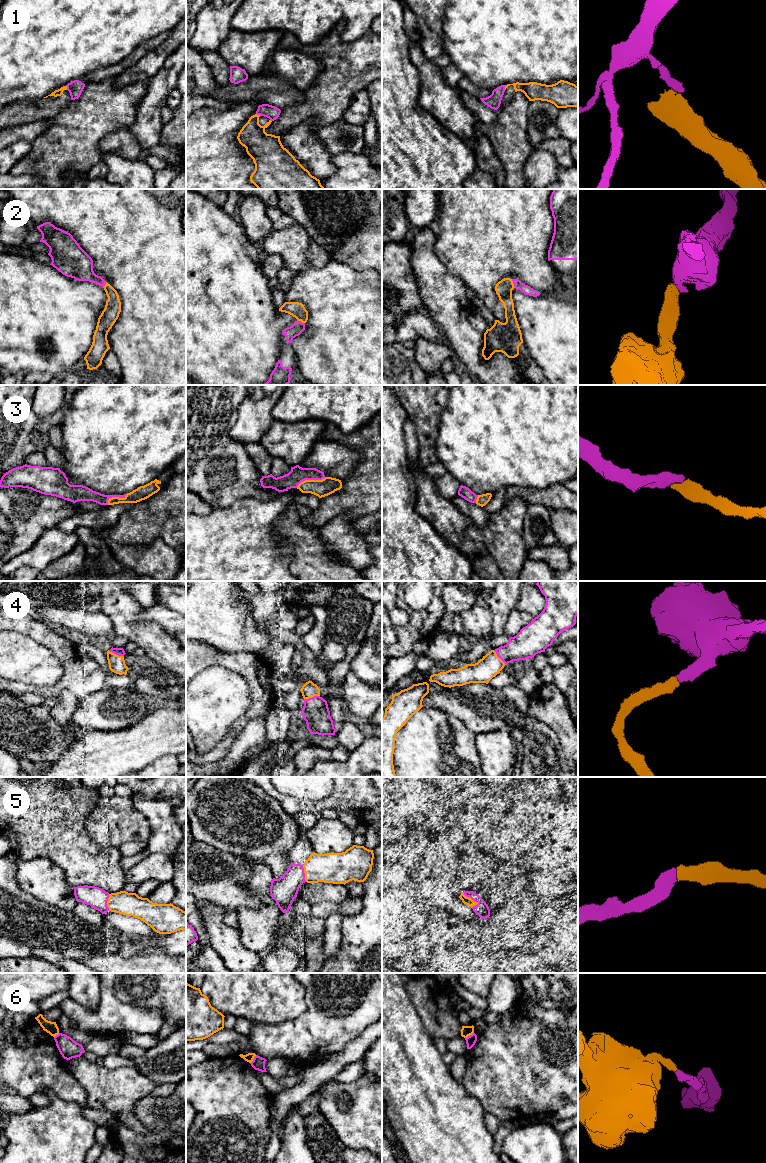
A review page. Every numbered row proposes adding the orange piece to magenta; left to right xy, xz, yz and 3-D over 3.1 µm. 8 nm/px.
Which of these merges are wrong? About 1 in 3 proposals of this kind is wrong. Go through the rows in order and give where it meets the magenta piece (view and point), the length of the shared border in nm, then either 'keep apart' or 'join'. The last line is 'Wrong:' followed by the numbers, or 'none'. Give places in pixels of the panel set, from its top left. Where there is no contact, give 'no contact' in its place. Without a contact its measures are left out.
1: meets magenta in yz at (504, 87); contact 40 nm long; keep apart
2: meets magenta in yz at (513, 283); contact 80 nm long; join
3: meets magenta in xz at (310, 479); contact 260 nm long; join
4: meets magenta in xz at (312, 697); contact 130 nm long; join
5: meets magenta in yz at (470, 897); contact 160 nm long; join
6: meets magenta in yz at (470, 1035); contact 90 nm long; keep apart
Wrong: 1, 6

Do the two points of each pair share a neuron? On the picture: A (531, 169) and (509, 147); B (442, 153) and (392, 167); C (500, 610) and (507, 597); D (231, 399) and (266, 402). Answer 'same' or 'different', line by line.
A: different
B: same
C: same
D: different

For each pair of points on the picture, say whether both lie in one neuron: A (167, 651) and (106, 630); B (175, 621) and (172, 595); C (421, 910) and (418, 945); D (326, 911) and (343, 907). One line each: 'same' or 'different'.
A: different
B: different
C: same
D: same

